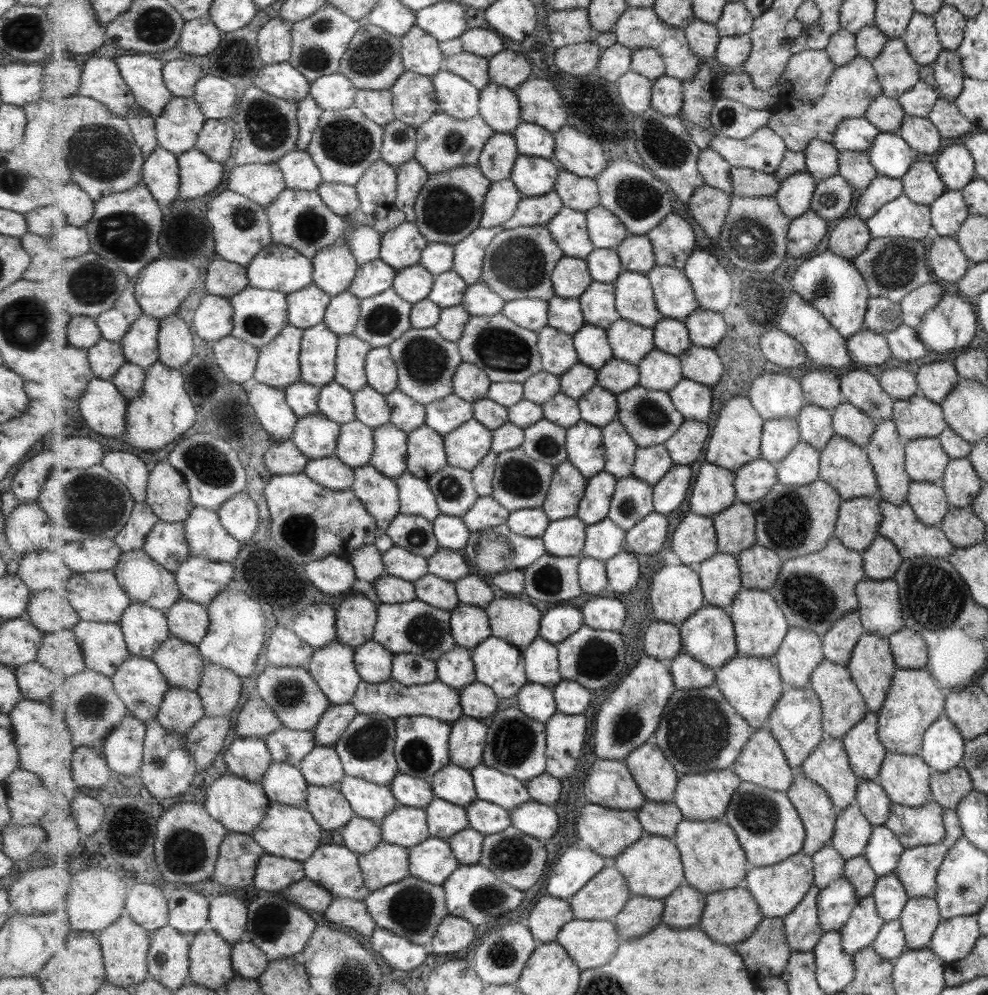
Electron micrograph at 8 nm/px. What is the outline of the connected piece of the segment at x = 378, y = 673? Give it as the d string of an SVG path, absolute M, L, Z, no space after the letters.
M375 640L355 649L357 670L363 681L382 684L392 679L393 651Z

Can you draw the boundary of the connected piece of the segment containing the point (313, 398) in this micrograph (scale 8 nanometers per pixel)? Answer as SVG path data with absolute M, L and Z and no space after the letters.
M299 380L289 384L285 389L285 395L295 415L301 418L320 412L321 390L321 387Z

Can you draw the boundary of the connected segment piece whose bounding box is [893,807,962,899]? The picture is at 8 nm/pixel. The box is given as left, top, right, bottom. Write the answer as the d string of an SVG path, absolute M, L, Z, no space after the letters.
M941 808L941 822L945 834L938 843L932 845L919 845L913 848L904 849L897 861L896 869L893 870L895 877L900 880L904 886L905 895L908 898L926 897L933 899L936 890L935 876L945 853L953 846L953 843L962 837L962 830L955 810Z

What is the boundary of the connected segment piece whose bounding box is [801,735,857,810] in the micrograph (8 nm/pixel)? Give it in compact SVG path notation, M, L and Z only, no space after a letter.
M826 735L801 771L828 791L839 810L845 810L856 798L857 778L849 766L842 738Z

